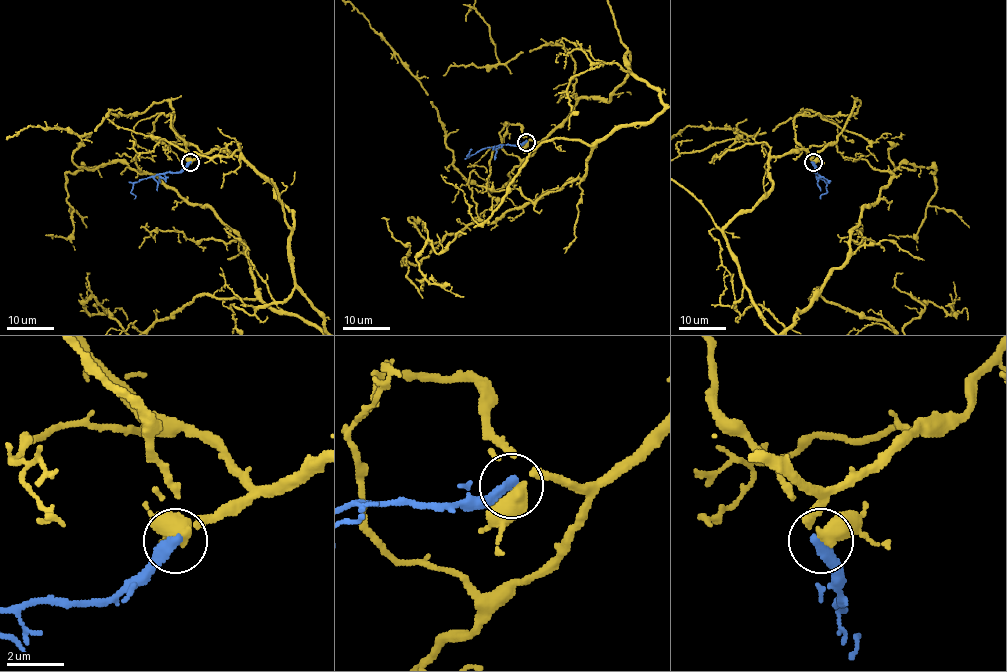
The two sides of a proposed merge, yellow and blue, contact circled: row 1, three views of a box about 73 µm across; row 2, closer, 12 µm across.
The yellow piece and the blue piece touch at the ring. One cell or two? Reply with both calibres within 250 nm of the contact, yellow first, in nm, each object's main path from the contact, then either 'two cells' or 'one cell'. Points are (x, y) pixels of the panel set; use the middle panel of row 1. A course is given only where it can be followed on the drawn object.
440 nm thick on the yellow side, 440 nm on the other; yellow runs (526, 142), (542, 141), (583, 97), (609, 101), (629, 50); blue runs (526, 142), (487, 147), (467, 156), (470, 149); one cell

